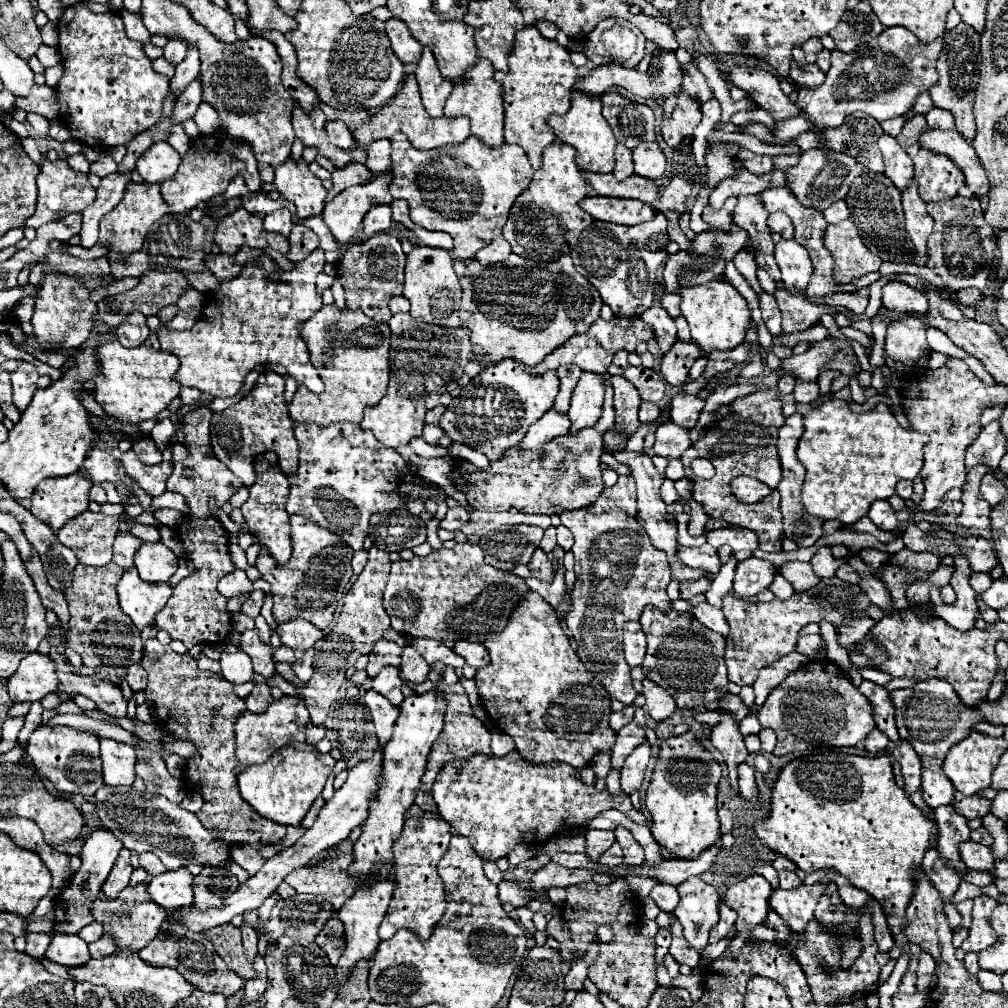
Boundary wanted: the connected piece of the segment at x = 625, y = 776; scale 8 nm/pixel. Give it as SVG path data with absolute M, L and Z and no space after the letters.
M648 743L638 745L634 749L634 753L624 761L624 767L620 771L620 787L626 795L640 789L648 761L650 761L650 745Z

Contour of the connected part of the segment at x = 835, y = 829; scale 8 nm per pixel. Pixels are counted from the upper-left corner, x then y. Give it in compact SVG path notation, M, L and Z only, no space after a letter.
M846 755L842 761L836 763L814 763L808 759L802 761L796 759L788 763L774 785L770 817L758 821L754 829L758 839L766 847L794 861L796 867L802 869L804 873L830 867L842 873L844 877L848 877L854 887L866 891L870 897L874 897L880 903L882 911L886 913L888 927L896 945L912 955L910 965L902 977L900 991L916 993L916 967L922 949L914 949L912 943L906 941L902 931L906 927L906 907L914 895L914 871L920 869L924 853L936 845L938 829L932 819L928 819L920 809L916 809L910 803L904 789L900 789L894 783L890 759L886 755L884 757Z

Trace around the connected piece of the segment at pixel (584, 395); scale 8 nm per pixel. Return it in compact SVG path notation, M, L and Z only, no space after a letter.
M582 373L570 399L570 433L576 433L584 427L592 427L600 419L604 403L604 379L606 377L600 373Z

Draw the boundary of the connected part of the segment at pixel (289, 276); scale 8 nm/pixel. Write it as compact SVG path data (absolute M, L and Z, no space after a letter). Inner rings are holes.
M320 247L304 261L298 261L292 271L280 269L270 255L262 253L258 259L248 261L238 277L220 283L220 289L208 295L204 311L190 331L170 331L166 321L160 321L156 331L160 347L180 359L176 381L214 397L234 397L244 377L256 365L280 363L296 383L304 383L312 393L322 393L322 379L310 363L298 325L308 321L322 307L322 297L314 281L324 263L326 259ZM258 275L264 279L256 279Z

